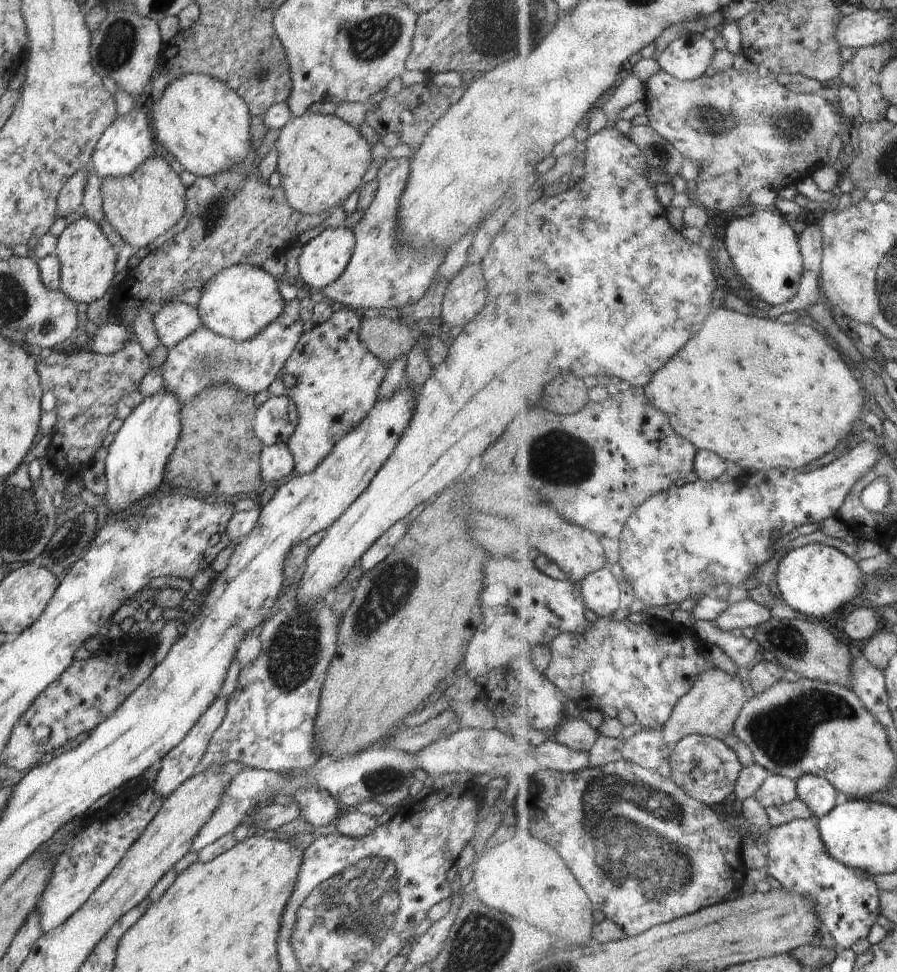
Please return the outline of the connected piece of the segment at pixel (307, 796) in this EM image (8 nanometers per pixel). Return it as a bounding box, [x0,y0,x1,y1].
[292,786,341,828]

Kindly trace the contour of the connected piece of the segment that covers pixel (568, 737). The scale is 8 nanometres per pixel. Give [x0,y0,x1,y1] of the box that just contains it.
[556,718,602,752]

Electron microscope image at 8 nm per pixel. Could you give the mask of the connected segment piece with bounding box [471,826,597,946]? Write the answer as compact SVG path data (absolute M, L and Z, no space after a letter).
M512 826L487 844L475 859L471 889L488 908L522 922L530 920L540 928L550 928L550 932L566 936L576 946L590 942L594 936L594 924L597 924L594 904L590 910L588 892L560 852L552 844L529 833L520 833Z

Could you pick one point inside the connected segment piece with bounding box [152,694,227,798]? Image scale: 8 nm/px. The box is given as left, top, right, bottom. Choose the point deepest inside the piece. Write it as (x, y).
(181, 763)

